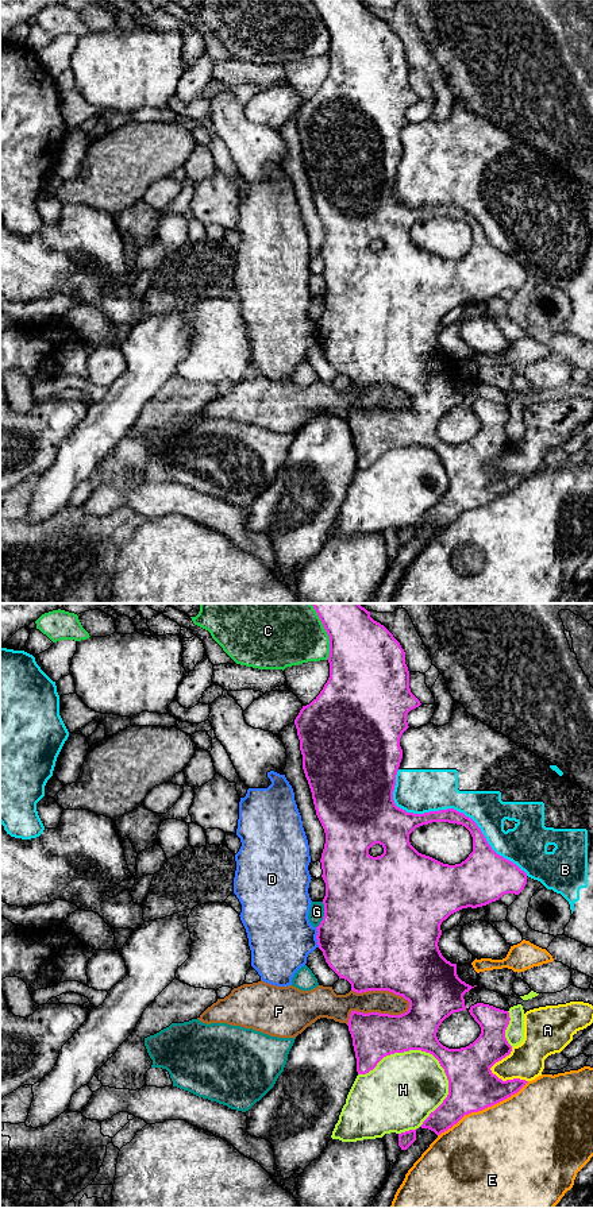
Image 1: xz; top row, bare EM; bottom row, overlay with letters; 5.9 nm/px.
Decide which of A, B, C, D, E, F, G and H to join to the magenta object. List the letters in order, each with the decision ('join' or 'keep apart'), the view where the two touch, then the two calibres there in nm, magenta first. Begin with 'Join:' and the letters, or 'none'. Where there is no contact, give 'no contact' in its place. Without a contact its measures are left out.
Join: none
A: keep apart; meets magenta in xz; 280 nm thick on the magenta side, 220 nm on the other
B: keep apart; meets magenta in xz; 110 nm thick on the magenta side, 260 nm on the other
C: keep apart; meets magenta in xz; 400 nm thick on the magenta side, 360 nm on the other
D: keep apart; meets magenta in xz; 480 nm thick on the magenta side, 380 nm on the other
E: keep apart; meets magenta in xz; 280 nm thick on the magenta side, 480 nm on the other
F: keep apart; meets magenta in xz; 280 nm thick on the magenta side, 160 nm on the other
G: keep apart; meets magenta in xz; 500 nm thick on the magenta side, 100 nm on the other
H: keep apart; meets magenta in xz; 280 nm thick on the magenta side, 420 nm on the other

